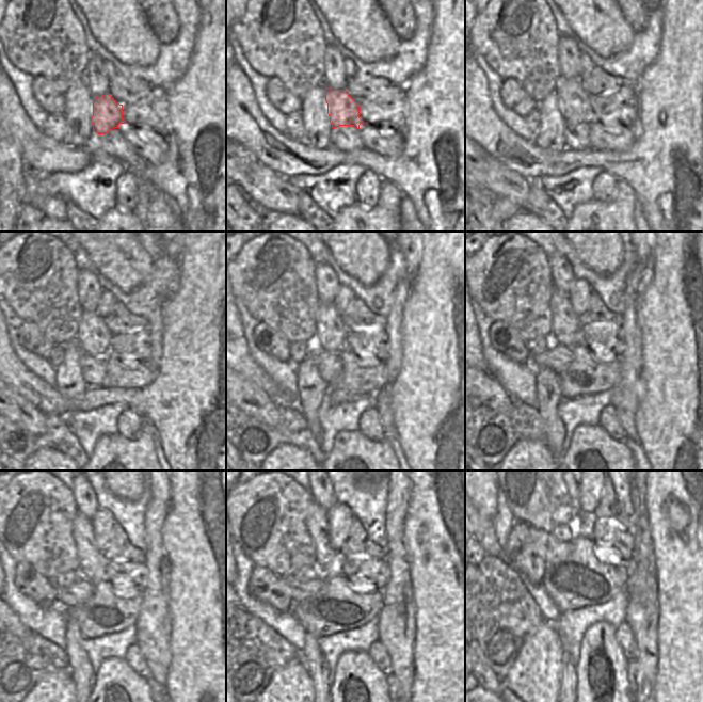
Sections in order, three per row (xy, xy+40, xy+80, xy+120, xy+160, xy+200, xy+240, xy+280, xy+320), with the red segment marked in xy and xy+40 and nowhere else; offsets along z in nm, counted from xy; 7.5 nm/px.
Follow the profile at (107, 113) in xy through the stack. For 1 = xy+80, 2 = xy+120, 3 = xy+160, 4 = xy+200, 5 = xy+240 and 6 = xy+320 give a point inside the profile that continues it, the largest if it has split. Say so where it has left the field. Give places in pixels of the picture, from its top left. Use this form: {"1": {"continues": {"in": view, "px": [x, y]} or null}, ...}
{"1": {"continues": {"in": "xy+80", "px": [574, 104]}}, "2": {"continues": {"in": "xy+120", "px": [93, 336]}}, "3": {"continues": {"in": "xy+160", "px": [332, 334]}}, "4": {"continues": {"in": "xy+200", "px": [565, 328]}}, "5": {"continues": {"in": "xy+240", "px": [91, 565]}}, "6": {"continues": {"in": "xy+320", "px": [586, 503]}}}

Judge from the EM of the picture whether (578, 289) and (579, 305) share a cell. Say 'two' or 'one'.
one

